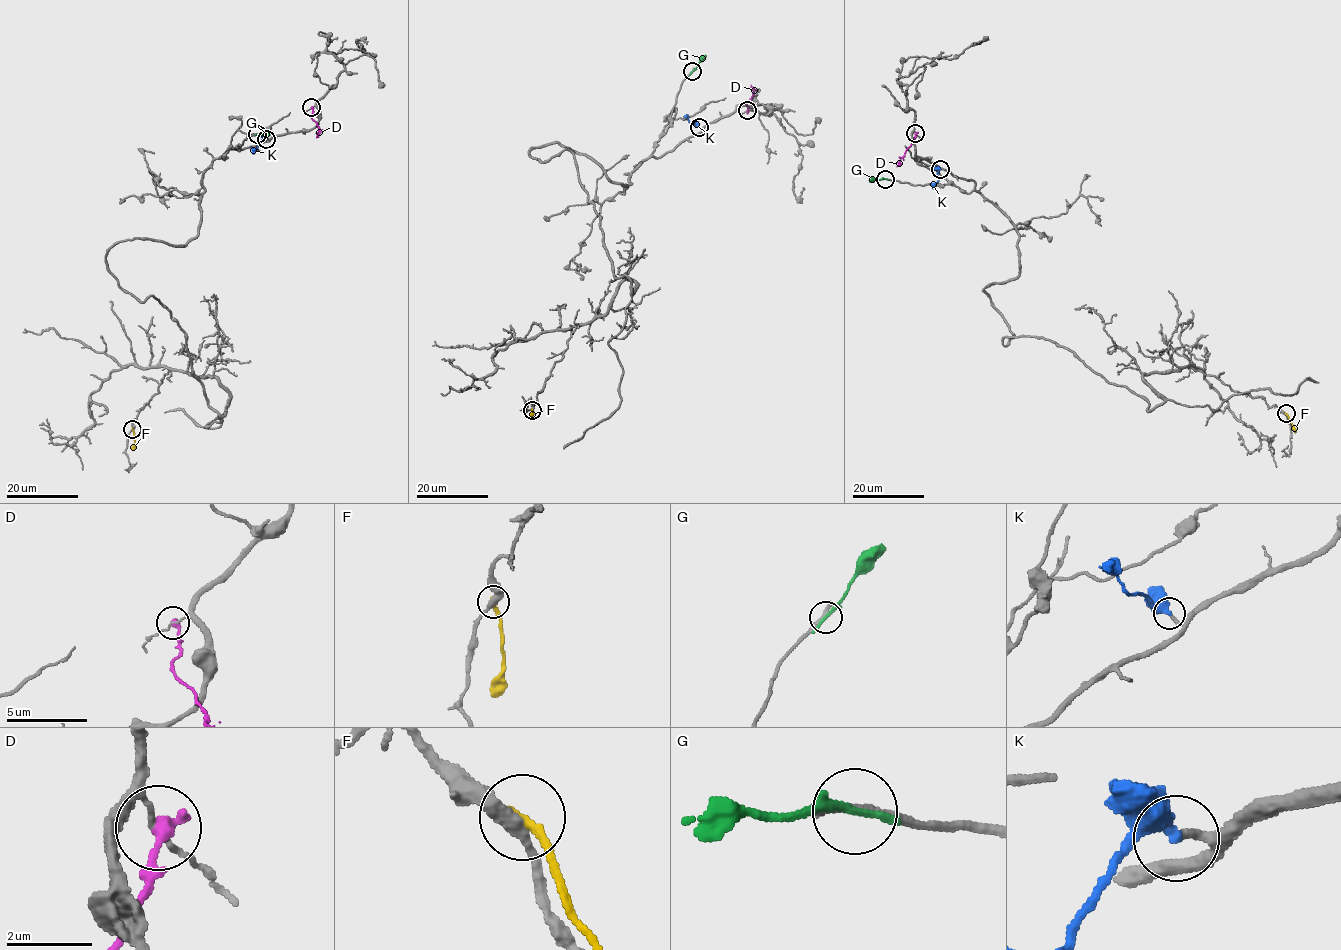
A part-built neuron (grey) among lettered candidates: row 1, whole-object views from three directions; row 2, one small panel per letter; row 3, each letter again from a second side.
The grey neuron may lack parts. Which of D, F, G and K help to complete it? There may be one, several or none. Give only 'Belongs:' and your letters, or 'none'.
Belongs: K

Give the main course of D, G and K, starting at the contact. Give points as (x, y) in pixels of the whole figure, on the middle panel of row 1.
D: (747, 111), (747, 102), (755, 90), (751, 85)
G: (693, 71), (705, 55)
K: (699, 126), (690, 122), (686, 115)

